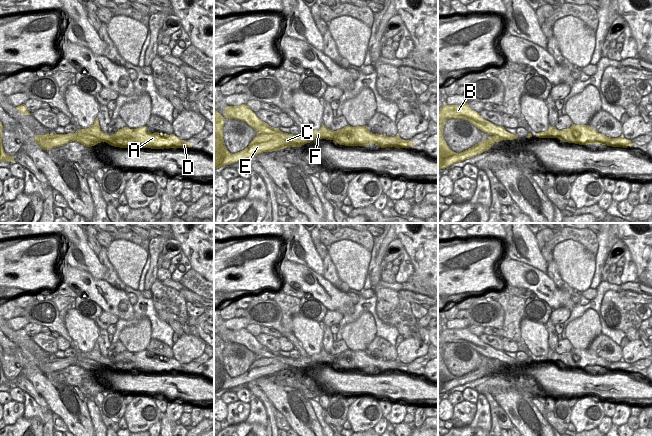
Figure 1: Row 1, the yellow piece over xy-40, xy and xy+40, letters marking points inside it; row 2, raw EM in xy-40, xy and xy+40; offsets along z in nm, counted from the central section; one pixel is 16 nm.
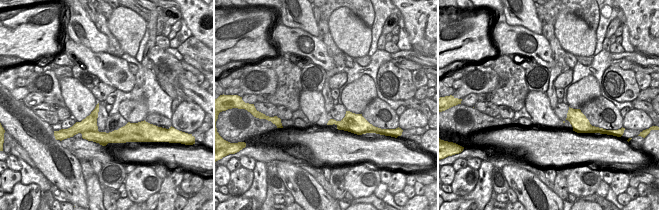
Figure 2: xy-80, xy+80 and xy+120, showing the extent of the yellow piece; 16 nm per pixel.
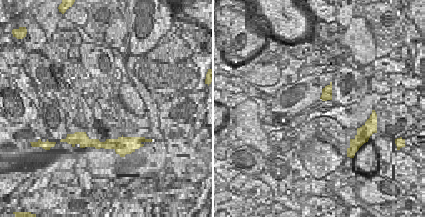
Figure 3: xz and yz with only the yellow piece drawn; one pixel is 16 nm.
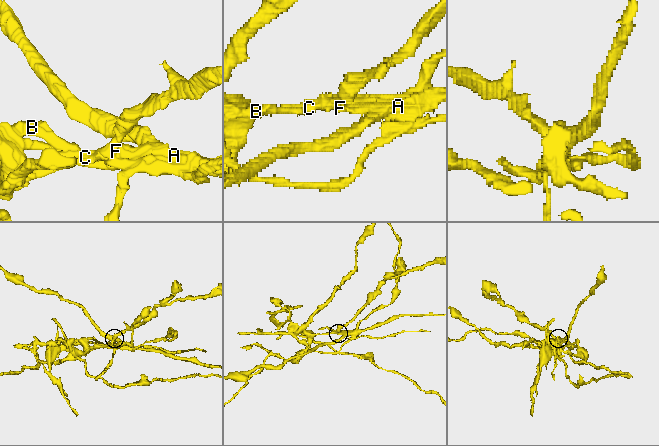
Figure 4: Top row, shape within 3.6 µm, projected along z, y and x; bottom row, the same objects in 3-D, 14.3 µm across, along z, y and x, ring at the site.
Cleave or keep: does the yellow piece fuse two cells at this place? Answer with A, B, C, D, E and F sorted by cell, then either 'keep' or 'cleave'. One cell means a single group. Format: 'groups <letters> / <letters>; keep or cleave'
groups A D / B C E F; cleave

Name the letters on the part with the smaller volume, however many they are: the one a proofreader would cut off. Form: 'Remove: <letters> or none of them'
Remove: A, D

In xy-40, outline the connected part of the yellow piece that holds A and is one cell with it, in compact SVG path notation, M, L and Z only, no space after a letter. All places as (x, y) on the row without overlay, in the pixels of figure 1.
M147 351L133 353L136 358L136 370L151 373L169 373L192 371L192 367L186 367L174 358L151 357L147 355Z

